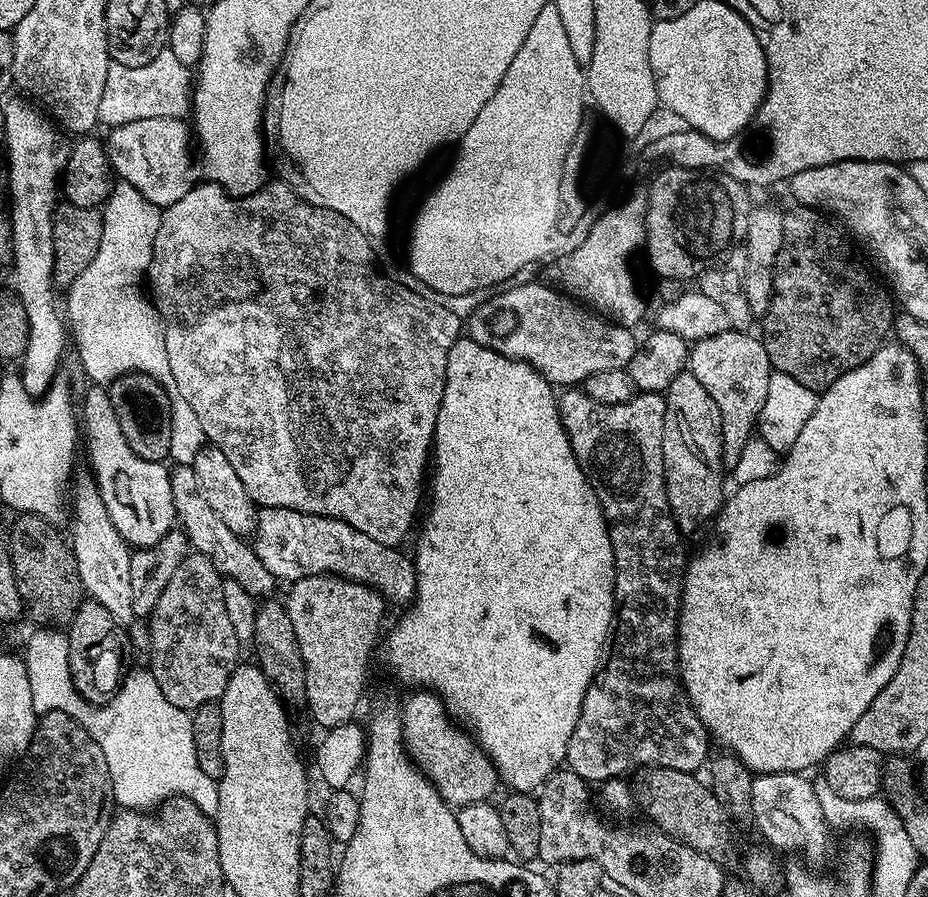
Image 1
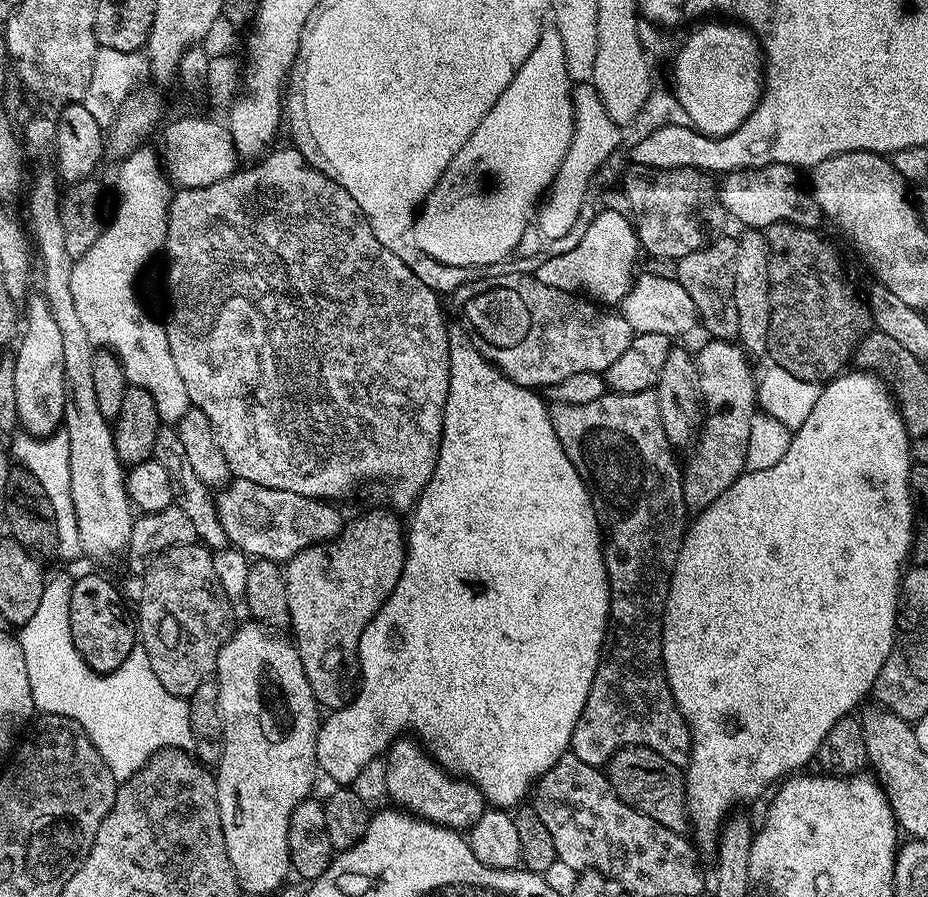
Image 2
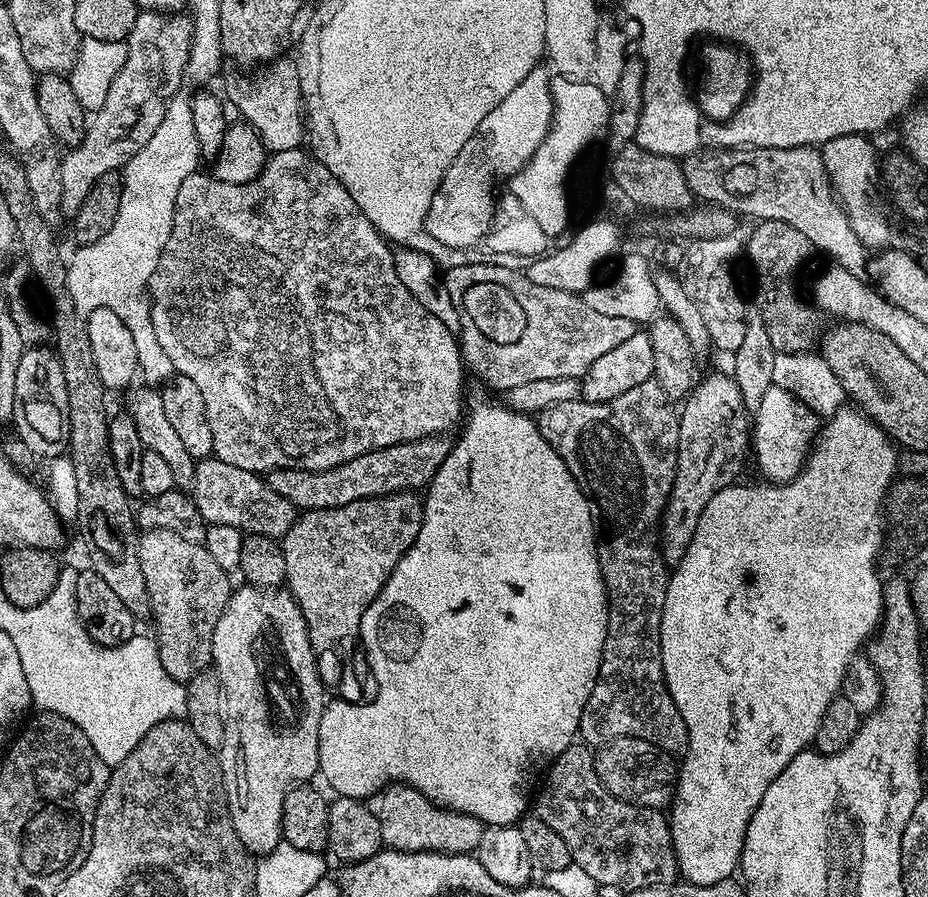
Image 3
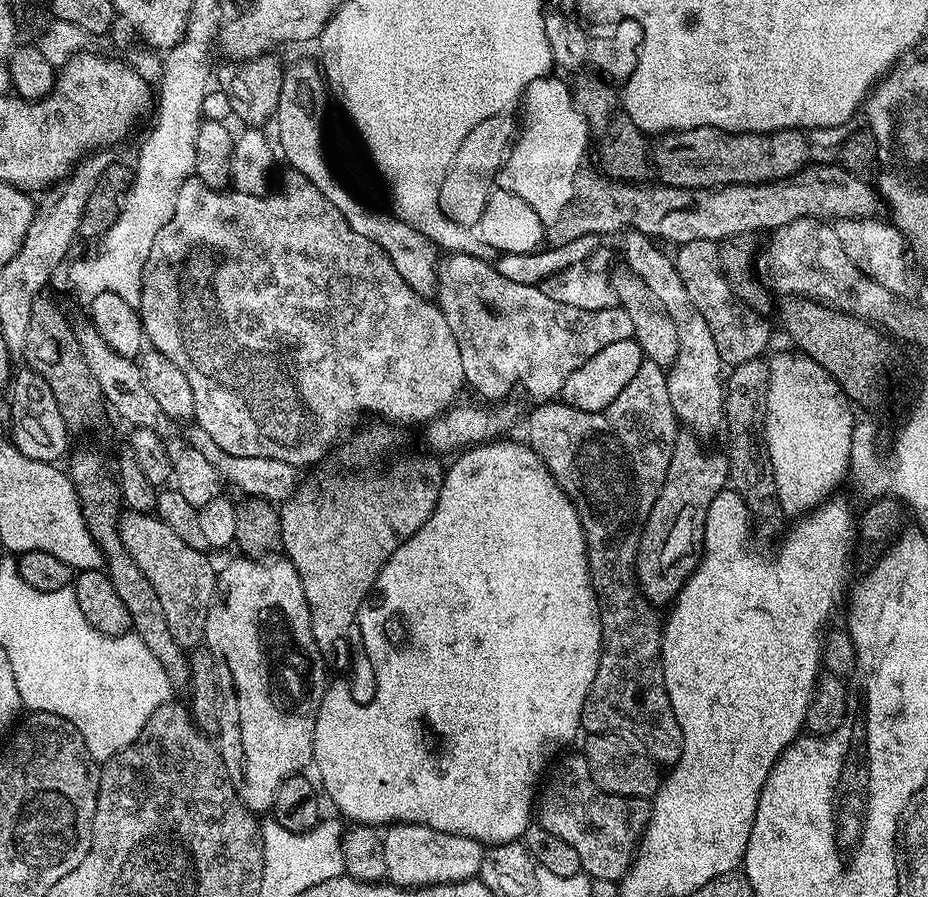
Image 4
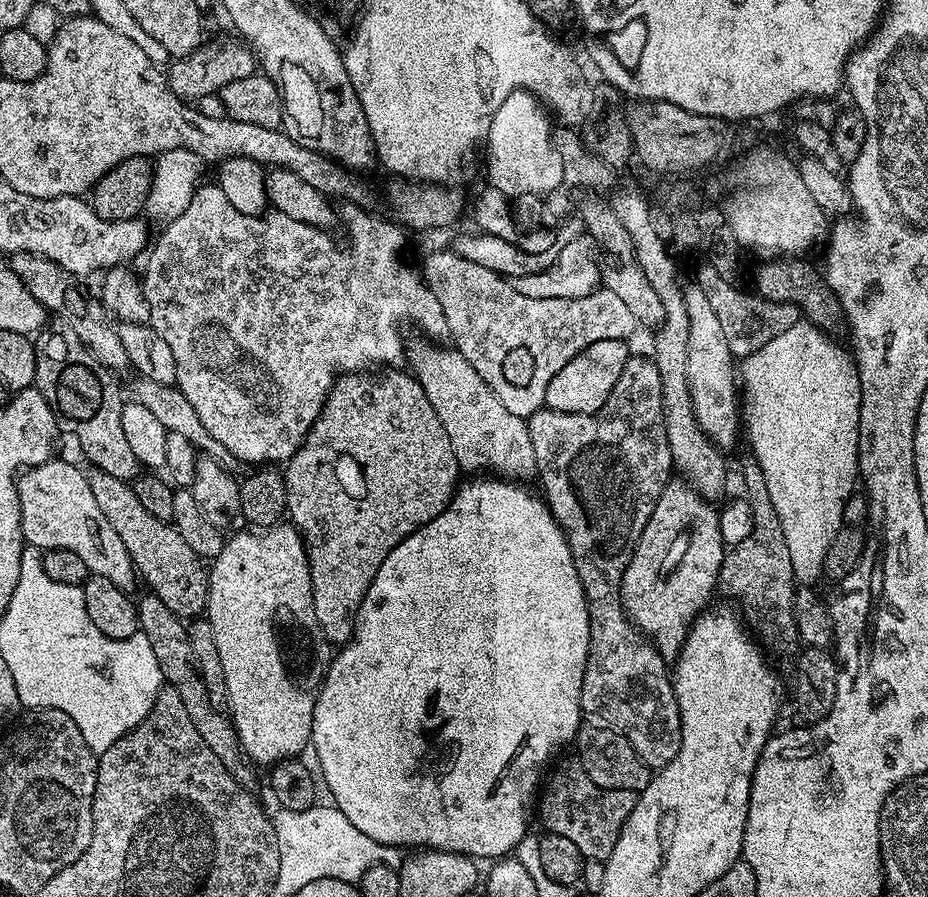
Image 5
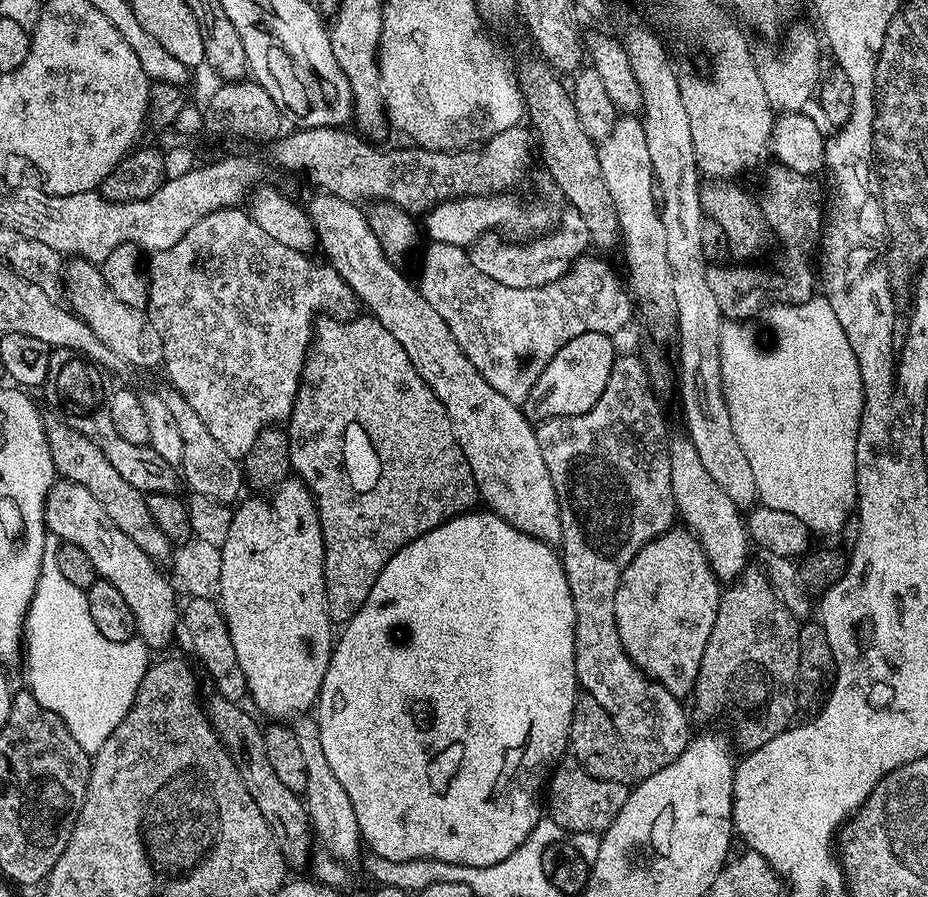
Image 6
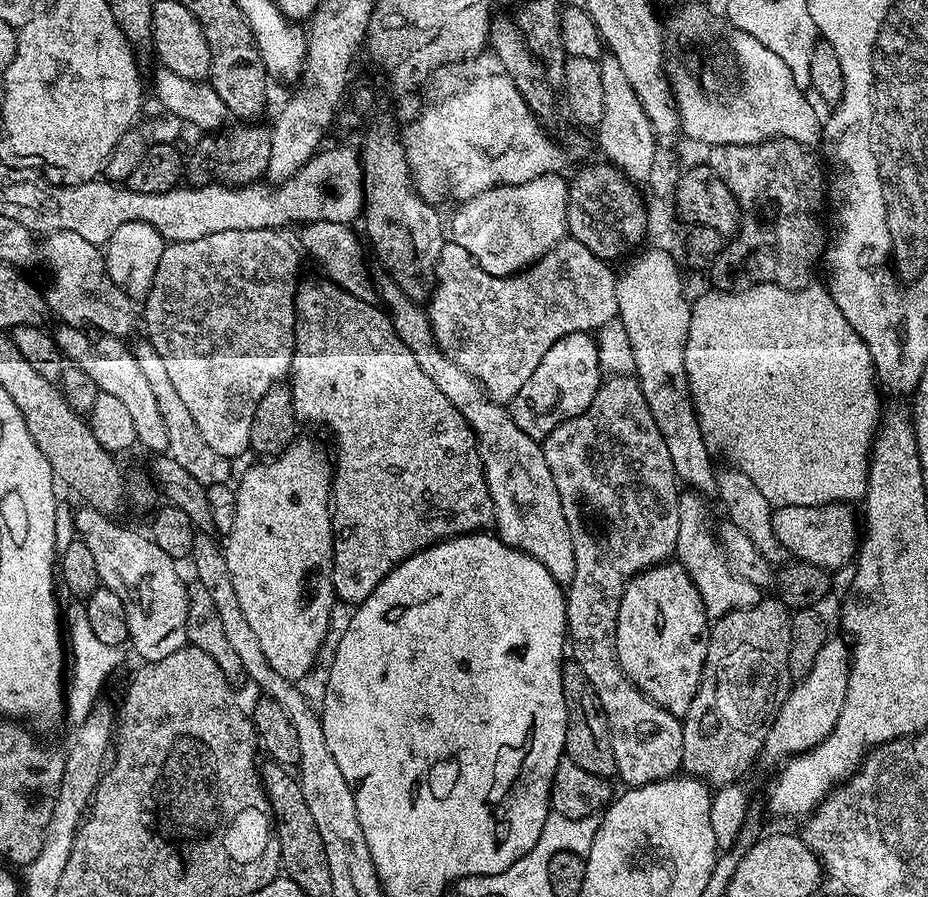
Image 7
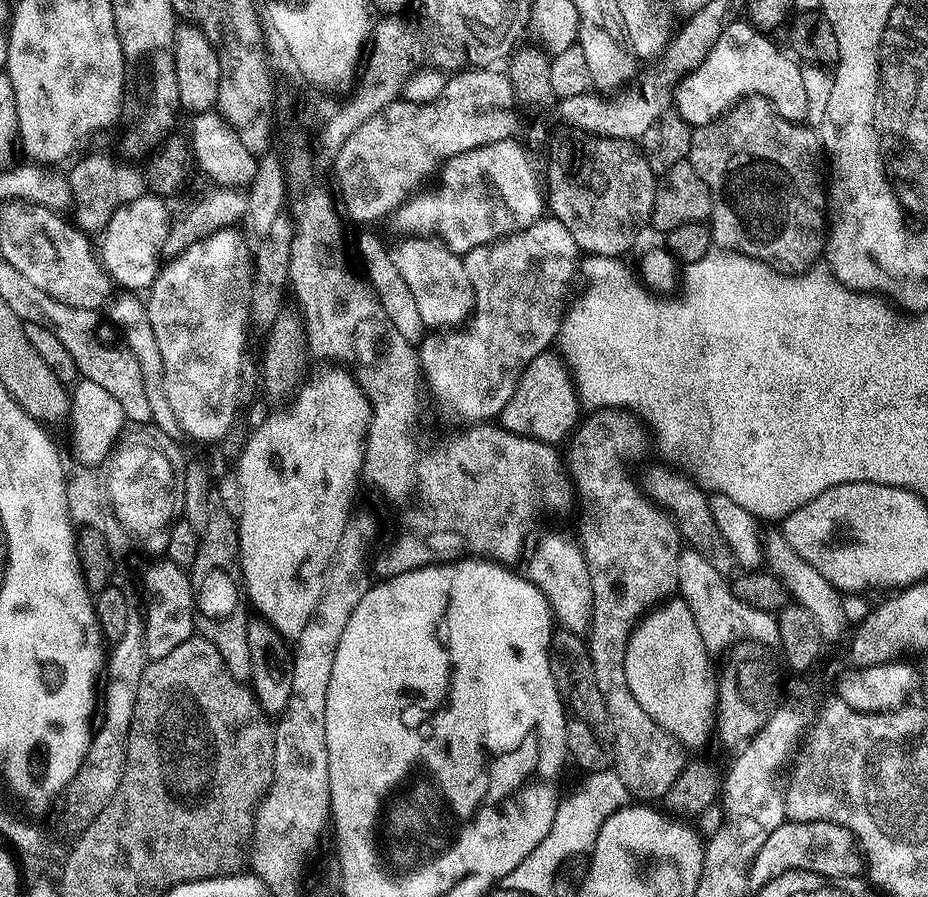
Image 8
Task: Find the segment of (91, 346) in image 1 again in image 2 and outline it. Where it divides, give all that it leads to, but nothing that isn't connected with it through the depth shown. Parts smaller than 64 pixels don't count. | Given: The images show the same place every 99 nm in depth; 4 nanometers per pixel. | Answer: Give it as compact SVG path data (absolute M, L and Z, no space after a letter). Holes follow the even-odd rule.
M99 239L86 254L73 261L71 294L75 313L86 329L88 340L94 346L114 348L125 379L133 387L146 389L154 398L161 423L177 425L190 409L191 400L170 352L164 323L150 314L134 288L141 277L136 264L132 264L128 256L124 256L124 260L120 260L120 256L108 260L112 252L120 252L120 244L108 244L108 240Z

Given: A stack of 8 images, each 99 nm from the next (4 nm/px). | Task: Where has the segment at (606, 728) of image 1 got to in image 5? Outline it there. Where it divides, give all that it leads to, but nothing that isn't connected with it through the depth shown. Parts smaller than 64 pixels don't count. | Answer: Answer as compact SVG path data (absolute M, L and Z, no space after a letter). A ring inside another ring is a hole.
M629 355L626 366L622 368L622 374L618 377L618 382L614 382L614 390L610 398L596 412L590 414L578 414L577 412L559 412L547 406L535 412L533 416L527 417L528 429L530 430L530 442L534 442L534 458L536 459L536 471L538 481L544 487L542 491L543 499L552 511L552 517L558 522L558 526L564 531L564 537L568 539L570 554L574 558L574 566L578 570L578 578L582 582L584 597L588 603L588 613L590 614L590 650L586 658L586 670L584 671L584 681L580 691L580 706L585 713L592 716L609 716L611 727L624 733L626 739L632 744L636 755L640 757L643 764L649 769L659 770L665 768L678 754L680 749L680 711L676 695L672 689L672 678L669 665L648 638L637 630L636 625L628 619L624 612L624 603L620 597L620 587L622 586L622 574L626 574L630 558L636 549L638 538L642 530L650 522L650 514L654 514L654 506L662 494L662 490L667 486L668 481L673 479L674 469L672 466L672 455L670 446L666 442L666 422L664 421L664 407L662 406L662 378L658 378L658 366L651 355L636 356Z

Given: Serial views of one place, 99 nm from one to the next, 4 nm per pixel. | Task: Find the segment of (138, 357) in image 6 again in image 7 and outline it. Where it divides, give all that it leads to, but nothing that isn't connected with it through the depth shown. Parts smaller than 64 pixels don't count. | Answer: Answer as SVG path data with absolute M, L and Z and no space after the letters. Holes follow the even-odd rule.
M52 230L47 233L48 236L45 238L44 242L42 240L42 256L44 252L44 260L49 264L48 272L52 275L52 281L49 282L48 288L46 287L46 297L47 297L47 306L48 311L54 317L57 316L57 321L68 324L71 328L85 328L88 330L93 330L92 328L97 328L95 331L97 333L103 334L105 336L119 336L121 338L128 338L128 335L135 330L136 324L138 328L138 308L134 305L133 297L130 297L125 294L125 292L120 289L115 282L110 278L110 274L106 270L104 265L104 252L101 251L97 245L86 242L86 238L82 238L82 234L74 234L70 230Z

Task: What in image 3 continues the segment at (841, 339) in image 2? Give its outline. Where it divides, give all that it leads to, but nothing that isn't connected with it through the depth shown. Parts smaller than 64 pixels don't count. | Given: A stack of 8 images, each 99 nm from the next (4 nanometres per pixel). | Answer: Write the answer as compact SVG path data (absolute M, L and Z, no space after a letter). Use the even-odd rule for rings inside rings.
M762 220L748 236L748 260L752 263L752 272L756 275L756 308L774 342L778 352L811 352L817 347L822 335L820 318L822 312L815 303L800 297L800 288L796 285L796 275L800 267L814 252L814 247L806 236L786 221Z

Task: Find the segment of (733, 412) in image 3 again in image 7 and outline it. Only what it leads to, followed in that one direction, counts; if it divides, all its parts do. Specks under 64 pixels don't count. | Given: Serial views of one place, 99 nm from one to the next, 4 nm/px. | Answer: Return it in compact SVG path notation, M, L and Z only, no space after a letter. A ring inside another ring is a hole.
M678 562L655 564L645 572L629 580L618 606L618 622L616 623L616 653L622 670L658 706L670 710L670 714L684 717L690 710L690 702L694 702L694 694L698 694L698 686L702 678L702 670L706 662L706 646L710 618L704 609L702 594L694 586L690 574Z

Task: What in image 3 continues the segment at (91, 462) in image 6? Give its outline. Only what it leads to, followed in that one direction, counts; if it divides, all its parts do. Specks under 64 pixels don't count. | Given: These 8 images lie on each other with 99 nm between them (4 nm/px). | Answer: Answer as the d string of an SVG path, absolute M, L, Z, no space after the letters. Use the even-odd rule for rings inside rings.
M149 528L139 533L136 549L138 562L142 562L142 574L146 578L146 590L150 590L151 619L156 620L156 649L160 652L162 666L166 666L166 674L170 678L187 682L194 674L209 671L212 664L212 639L218 626L218 618L228 605L228 599L234 591L234 584L228 581L229 573L204 548L203 544L186 542L186 538L174 534L174 530L158 530Z

